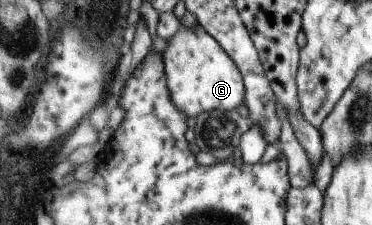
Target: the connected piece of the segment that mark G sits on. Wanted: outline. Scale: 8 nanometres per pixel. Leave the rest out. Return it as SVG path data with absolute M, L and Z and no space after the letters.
M181 27L180 31L167 41L163 58L172 101L188 117L196 119L202 113L215 111L230 113L237 111L239 105L246 106L247 86L243 71L220 42L204 27Z

